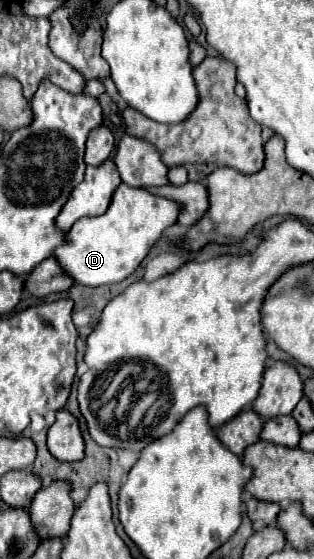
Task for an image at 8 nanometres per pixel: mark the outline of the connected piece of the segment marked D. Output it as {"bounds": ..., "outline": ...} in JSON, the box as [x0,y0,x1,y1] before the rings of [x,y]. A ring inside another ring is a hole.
{"bounds":[54,182,180,286],"outline":[[[120,182],[104,214],[78,220],[68,232],[66,242],[54,250],[54,258],[66,276],[82,286],[106,286],[128,278],[146,258],[148,250],[162,236],[164,228],[176,222],[180,206],[166,198],[156,198],[146,190],[130,188]]]}

